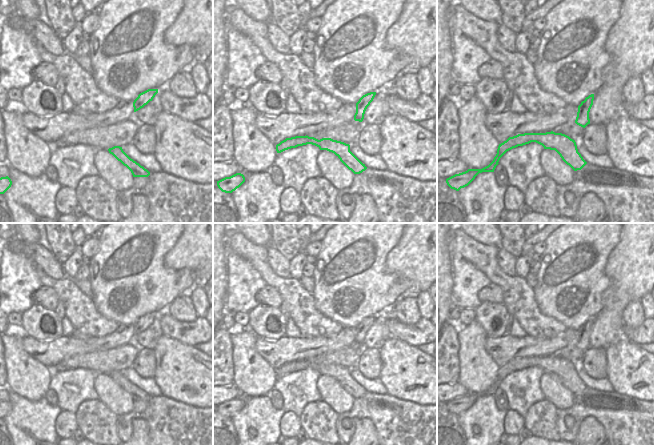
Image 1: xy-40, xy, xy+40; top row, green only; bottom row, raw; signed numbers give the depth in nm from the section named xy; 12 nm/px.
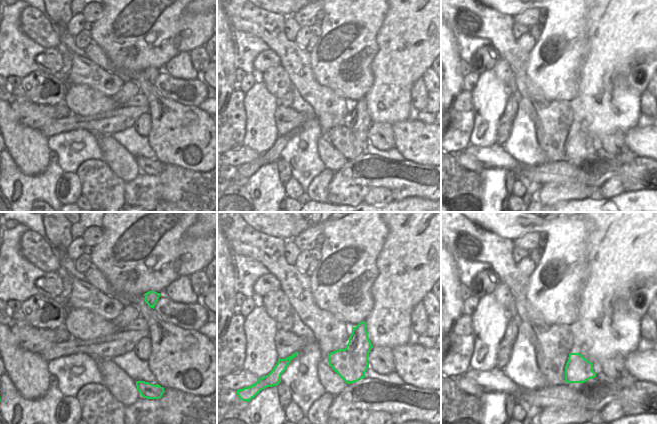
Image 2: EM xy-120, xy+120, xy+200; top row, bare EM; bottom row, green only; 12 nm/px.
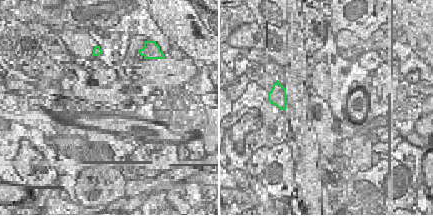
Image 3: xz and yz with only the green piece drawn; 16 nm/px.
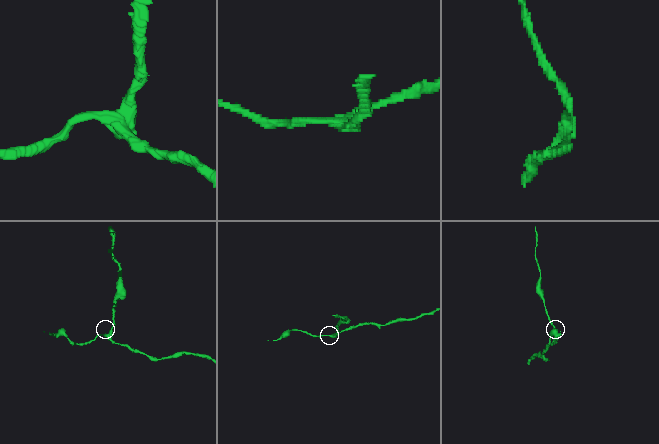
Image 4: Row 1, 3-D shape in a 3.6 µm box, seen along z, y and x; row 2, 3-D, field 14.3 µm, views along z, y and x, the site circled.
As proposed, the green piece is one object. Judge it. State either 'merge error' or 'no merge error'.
merge error

